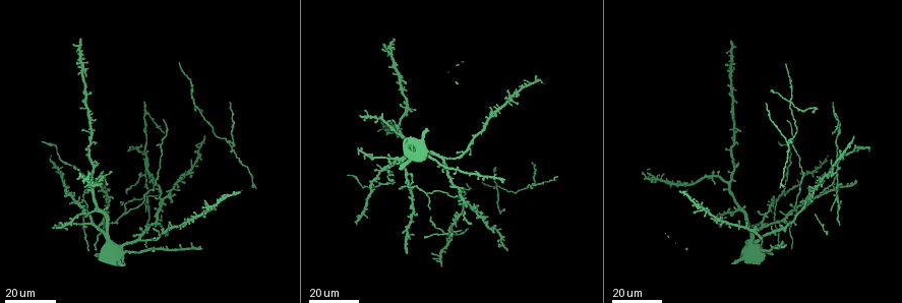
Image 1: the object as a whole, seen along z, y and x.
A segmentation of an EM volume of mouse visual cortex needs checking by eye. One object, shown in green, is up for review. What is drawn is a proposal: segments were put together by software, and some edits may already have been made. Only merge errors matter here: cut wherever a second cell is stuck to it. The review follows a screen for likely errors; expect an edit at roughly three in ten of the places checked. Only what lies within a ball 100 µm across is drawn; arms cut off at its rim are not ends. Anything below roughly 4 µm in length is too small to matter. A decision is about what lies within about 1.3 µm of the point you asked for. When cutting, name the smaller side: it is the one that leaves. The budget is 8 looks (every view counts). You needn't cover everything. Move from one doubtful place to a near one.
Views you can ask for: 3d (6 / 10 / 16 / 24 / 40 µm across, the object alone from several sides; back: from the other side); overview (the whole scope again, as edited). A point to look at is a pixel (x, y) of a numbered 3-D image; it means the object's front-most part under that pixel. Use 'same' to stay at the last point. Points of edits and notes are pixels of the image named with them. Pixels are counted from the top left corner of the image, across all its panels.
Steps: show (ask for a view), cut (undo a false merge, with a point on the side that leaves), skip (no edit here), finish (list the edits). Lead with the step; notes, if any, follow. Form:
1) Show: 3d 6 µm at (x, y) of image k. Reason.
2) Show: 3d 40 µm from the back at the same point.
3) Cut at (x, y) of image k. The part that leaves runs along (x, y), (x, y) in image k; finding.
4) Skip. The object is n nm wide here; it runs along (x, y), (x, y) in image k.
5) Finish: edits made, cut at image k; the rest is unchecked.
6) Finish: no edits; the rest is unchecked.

Show: 3d 24 µm at (85, 72) of image 1. Small branch off a trunk.

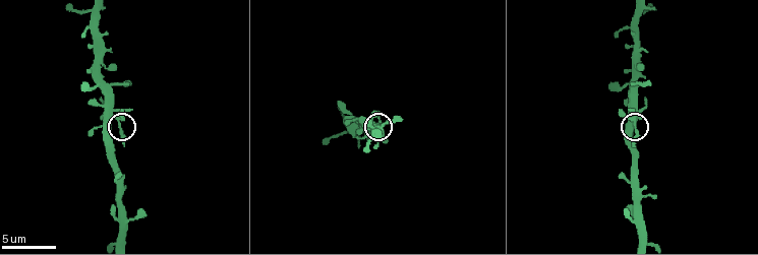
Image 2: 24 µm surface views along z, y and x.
Show: 3d 10 µm at (116, 115) of image 2.

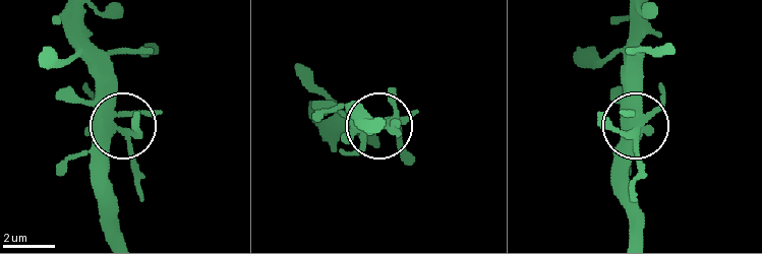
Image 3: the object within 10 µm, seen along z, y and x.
Skip. One cell here.

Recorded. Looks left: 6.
Show: 3d 16 µm at (143, 174) of image 1. Arms part here.

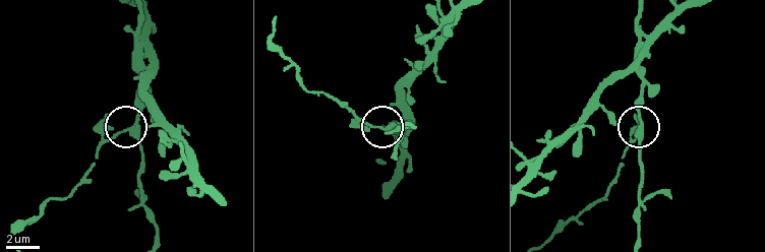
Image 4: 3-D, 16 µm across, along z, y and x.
Show: 3d 6 µm at (383, 129) of image 4.

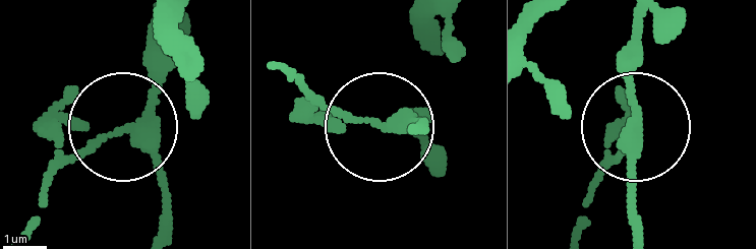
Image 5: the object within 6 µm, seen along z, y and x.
Cut at (170, 195) of image 5. The object is 260 nm wide here; the part that leaves runs along (140, 135), (162, 187), (162, 231) in image 5; a second cell is stuck on.

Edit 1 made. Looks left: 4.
Show: 3d 16 µm at (788, 145) of image 1. Three arms meet.

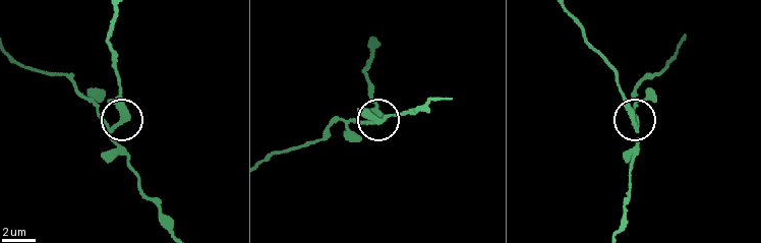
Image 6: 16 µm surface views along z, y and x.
Show: 3d 6 µm at (636, 130) of image 6.

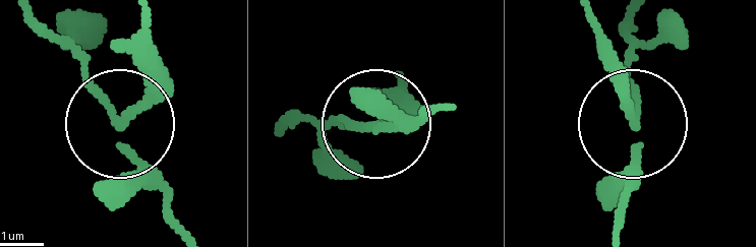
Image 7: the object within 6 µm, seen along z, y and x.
Cut at (166, 74) of image 7. The side arm is 23 µm long; the part that leaves runs along (120, 122), (141, 82), (141, 16) in image 7; two cells meet here.

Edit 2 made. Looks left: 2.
Finish: edits made, cut at image 5, cut at image 7; the rest is unchecked.

